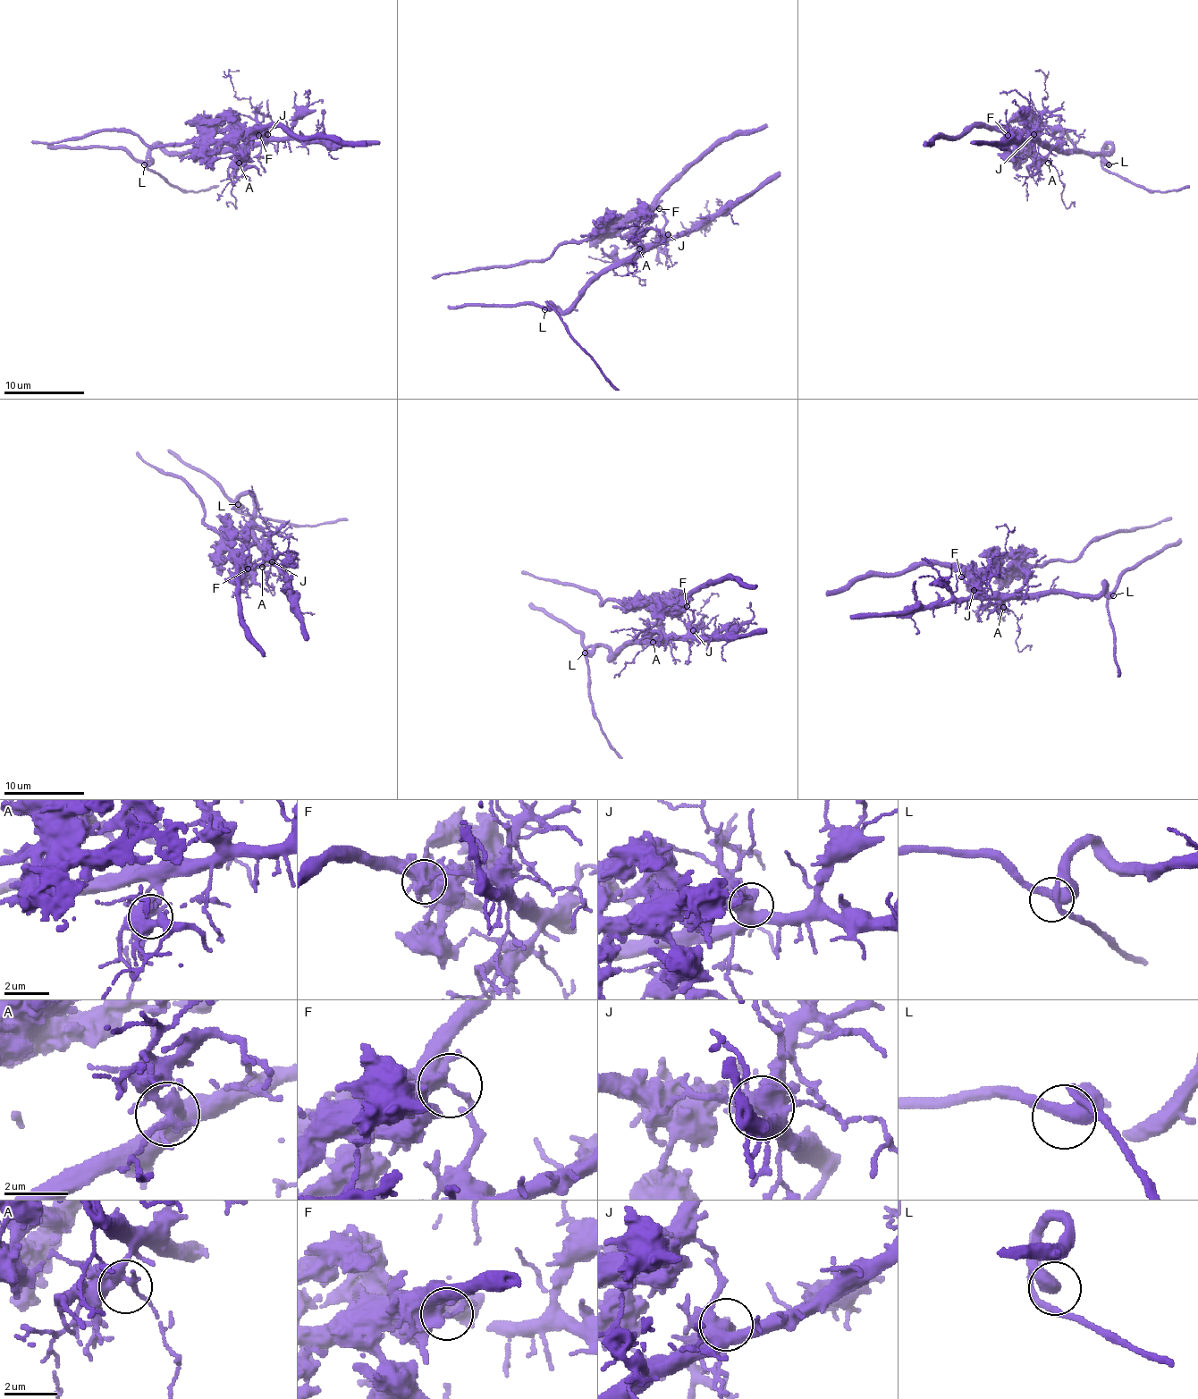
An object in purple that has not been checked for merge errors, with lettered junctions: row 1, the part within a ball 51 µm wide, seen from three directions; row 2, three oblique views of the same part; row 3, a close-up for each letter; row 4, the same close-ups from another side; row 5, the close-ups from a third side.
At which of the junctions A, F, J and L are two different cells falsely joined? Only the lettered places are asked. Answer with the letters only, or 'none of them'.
F

